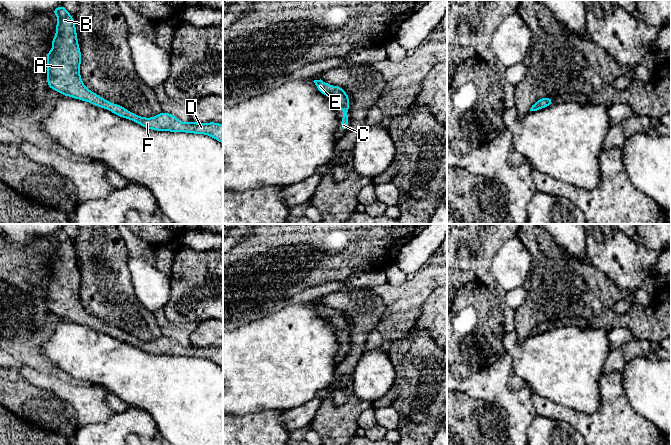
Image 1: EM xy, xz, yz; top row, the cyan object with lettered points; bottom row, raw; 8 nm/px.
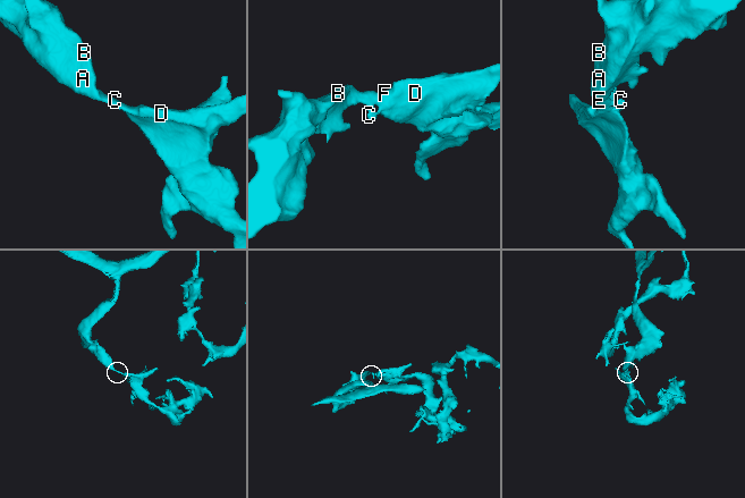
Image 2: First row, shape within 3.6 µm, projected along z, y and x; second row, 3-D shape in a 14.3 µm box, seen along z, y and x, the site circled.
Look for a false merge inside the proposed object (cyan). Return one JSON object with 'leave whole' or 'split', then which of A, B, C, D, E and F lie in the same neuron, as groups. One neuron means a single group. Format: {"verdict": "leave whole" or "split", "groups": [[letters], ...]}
{"verdict": "leave whole", "groups": [["A", "B", "C", "D", "E", "F"]]}

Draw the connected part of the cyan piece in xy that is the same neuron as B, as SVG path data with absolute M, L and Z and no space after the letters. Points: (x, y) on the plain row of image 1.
M63 230L52 235L58 242L56 258L52 262L52 273L46 278L47 308L63 320L86 325L96 331L110 334L113 338L132 344L142 351L156 355L185 356L208 359L223 368L223 349L216 346L198 347L181 346L176 340L167 336L146 342L136 339L126 332L110 327L89 314L80 299L81 274L78 268L74 242Z

